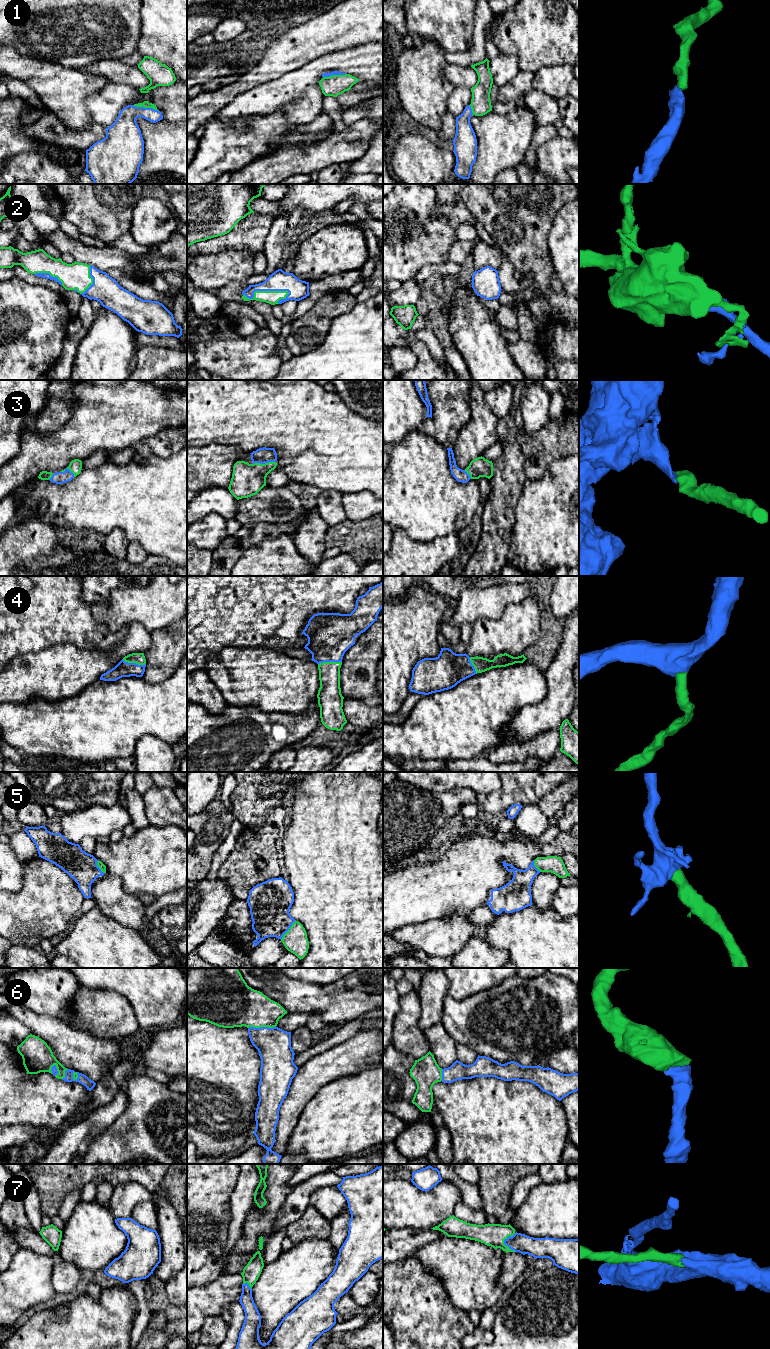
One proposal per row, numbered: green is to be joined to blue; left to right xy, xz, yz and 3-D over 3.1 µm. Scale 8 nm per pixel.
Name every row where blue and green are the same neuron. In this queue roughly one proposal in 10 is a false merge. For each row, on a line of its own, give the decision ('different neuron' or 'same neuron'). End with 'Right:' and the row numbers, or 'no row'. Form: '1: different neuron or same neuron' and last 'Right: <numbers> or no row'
1: same neuron
2: same neuron
3: same neuron
4: same neuron
5: same neuron
6: same neuron
7: same neuron
Right: 1, 2, 3, 4, 5, 6, 7

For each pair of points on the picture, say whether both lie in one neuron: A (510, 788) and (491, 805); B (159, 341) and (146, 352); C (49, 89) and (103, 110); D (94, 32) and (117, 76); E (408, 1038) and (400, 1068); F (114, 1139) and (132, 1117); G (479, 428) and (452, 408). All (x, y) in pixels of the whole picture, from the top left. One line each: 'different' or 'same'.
A: same
B: different
C: different
D: different
E: different
F: same
G: different

